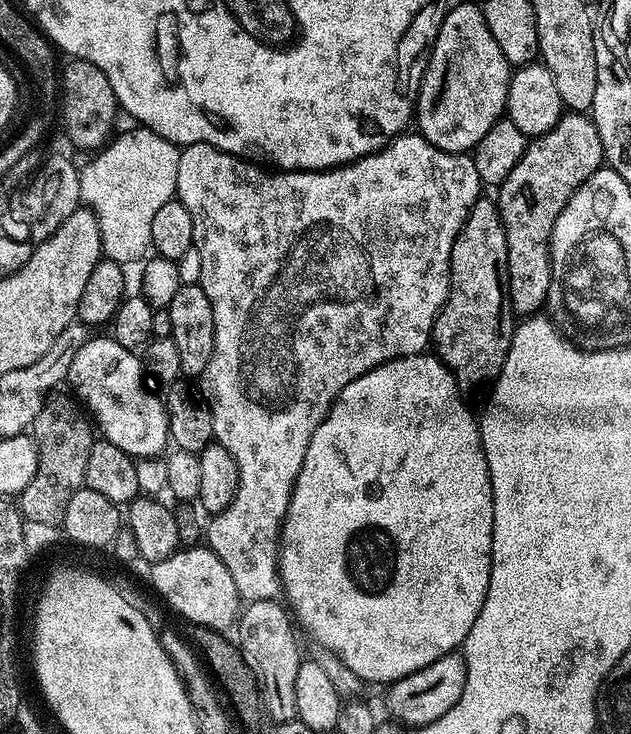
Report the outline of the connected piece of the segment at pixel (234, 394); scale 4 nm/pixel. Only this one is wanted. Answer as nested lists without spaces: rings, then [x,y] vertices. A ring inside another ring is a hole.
[[[419,134],[408,135],[397,136],[386,147],[371,156],[363,156],[362,159],[353,160],[350,164],[318,172],[299,170],[267,172],[264,169],[267,167],[259,163],[231,156],[230,153],[209,144],[185,144],[180,148],[175,199],[182,201],[186,210],[190,210],[190,218],[194,222],[192,243],[202,254],[200,285],[202,290],[206,290],[206,298],[210,298],[212,303],[216,331],[214,354],[210,358],[210,366],[204,371],[202,388],[206,393],[208,409],[212,412],[212,434],[215,443],[230,450],[234,462],[238,462],[240,479],[238,490],[234,494],[234,502],[230,502],[225,512],[215,513],[207,521],[206,544],[220,559],[226,575],[234,578],[234,586],[241,601],[274,600],[281,595],[282,585],[278,565],[282,521],[284,515],[288,513],[292,491],[302,470],[310,438],[326,418],[338,394],[342,394],[342,390],[350,386],[350,382],[354,382],[362,374],[374,370],[388,360],[397,360],[399,356],[421,355],[429,347],[436,315],[440,313],[440,308],[448,296],[452,244],[458,238],[470,210],[476,201],[481,199],[482,185],[471,155],[443,152]]]

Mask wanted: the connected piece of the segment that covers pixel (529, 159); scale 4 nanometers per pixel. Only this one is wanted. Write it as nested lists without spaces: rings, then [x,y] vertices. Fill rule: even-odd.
[[[569,111],[561,116],[560,121],[546,134],[535,137],[522,154],[518,166],[498,185],[498,207],[502,226],[506,230],[508,247],[508,297],[513,313],[517,317],[527,318],[537,315],[547,305],[550,278],[552,277],[552,231],[558,214],[570,202],[570,198],[605,163],[602,138],[598,138],[596,123],[591,115]]]

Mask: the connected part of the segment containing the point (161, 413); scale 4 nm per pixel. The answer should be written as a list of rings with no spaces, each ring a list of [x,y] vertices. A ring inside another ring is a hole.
[[[111,335],[95,336],[85,340],[70,362],[67,383],[72,384],[75,399],[90,413],[99,435],[114,442],[118,450],[126,450],[134,458],[160,456],[170,444],[165,401],[148,392],[144,385],[146,369],[133,349],[122,346]]]

